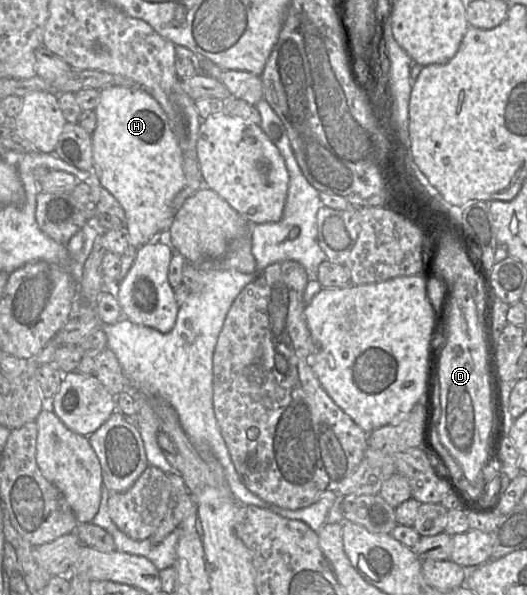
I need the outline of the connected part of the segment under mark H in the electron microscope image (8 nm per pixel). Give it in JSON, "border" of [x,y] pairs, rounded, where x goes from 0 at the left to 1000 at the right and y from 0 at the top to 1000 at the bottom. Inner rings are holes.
{"border":[[[214,145],[190,151],[188,171],[178,183],[182,215],[173,227],[178,291],[235,353],[243,390],[243,417],[230,432],[230,455],[220,469],[228,476],[247,454],[264,417],[296,403],[307,388],[323,385],[332,355],[326,338],[340,324],[353,299],[347,286],[347,257],[328,227],[317,195],[302,173],[266,146]]]}

